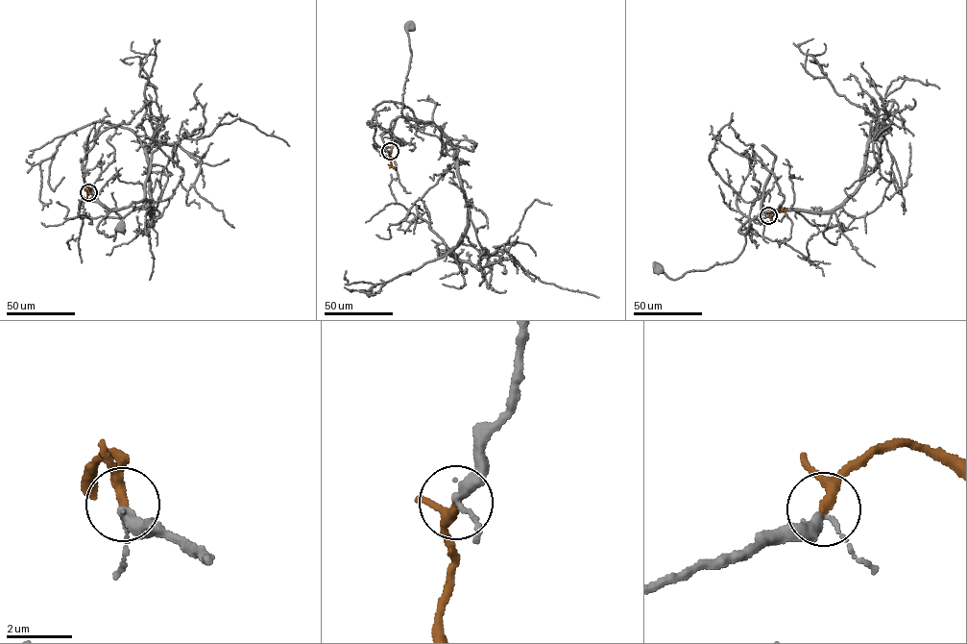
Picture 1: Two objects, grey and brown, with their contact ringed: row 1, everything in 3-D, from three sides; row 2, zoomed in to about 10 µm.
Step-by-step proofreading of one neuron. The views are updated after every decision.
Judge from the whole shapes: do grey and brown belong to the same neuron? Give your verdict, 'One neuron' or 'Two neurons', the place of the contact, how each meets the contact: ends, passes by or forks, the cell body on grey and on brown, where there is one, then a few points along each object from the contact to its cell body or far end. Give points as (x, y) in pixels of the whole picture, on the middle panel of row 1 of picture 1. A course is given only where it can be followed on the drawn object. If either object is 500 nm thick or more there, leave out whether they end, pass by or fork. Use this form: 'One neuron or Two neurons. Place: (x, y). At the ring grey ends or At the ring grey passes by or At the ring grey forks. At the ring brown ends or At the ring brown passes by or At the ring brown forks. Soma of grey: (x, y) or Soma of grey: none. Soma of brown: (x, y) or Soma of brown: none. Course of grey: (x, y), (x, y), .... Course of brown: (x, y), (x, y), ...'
One neuron. Place: (390, 151). At the ring grey passes by. At the ring brown passes by. Soma of grey: (409, 27). Soma of brown: none. Course of grey: (390, 151), (395, 120), (398, 116), (411, 119), (403, 117), (401, 111), (411, 53), (409, 27). Course of brown: (390, 151), (391, 163), (396, 169)

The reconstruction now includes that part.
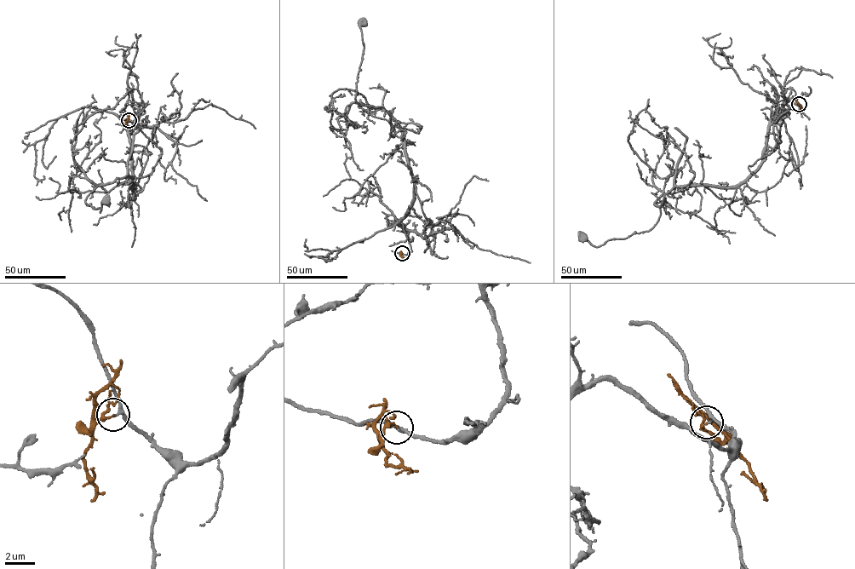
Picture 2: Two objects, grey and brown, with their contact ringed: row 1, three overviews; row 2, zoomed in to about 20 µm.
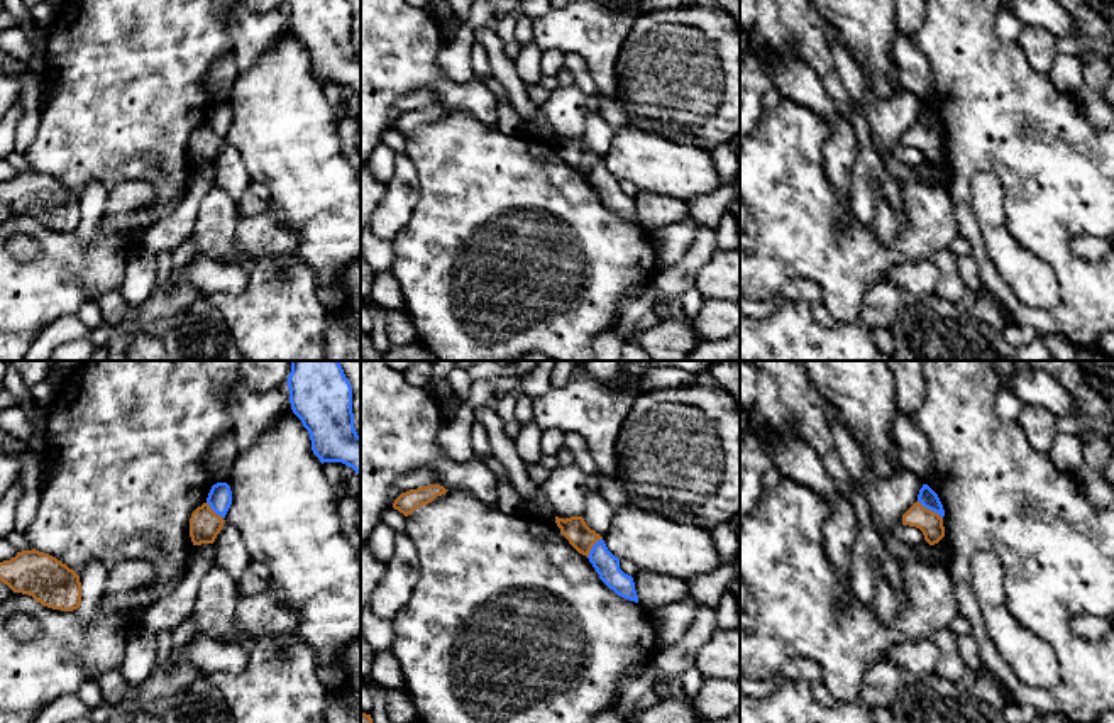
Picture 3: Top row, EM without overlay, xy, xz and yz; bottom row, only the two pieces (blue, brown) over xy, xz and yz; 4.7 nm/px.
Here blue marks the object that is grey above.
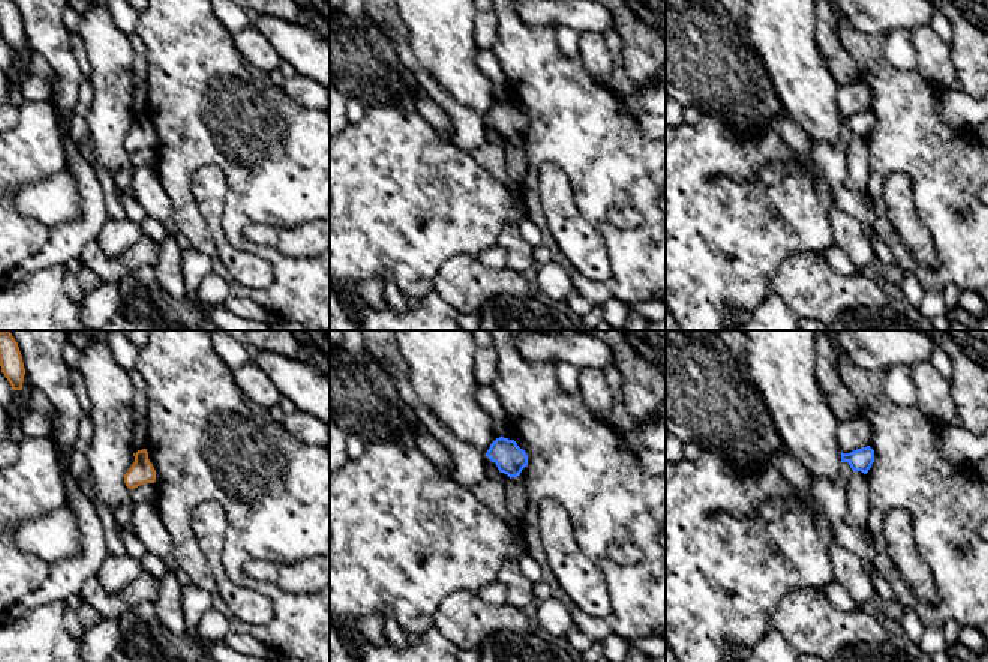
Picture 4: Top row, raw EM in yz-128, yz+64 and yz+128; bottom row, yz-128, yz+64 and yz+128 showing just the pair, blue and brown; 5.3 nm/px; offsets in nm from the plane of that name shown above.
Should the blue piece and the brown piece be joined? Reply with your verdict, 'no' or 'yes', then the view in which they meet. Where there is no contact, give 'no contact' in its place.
no; contact in yz

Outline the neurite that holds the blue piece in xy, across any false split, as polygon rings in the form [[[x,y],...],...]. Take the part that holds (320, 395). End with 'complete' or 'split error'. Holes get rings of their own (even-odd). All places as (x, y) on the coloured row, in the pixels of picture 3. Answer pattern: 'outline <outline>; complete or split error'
outline [[[291,361],[293,413],[310,433],[320,462],[342,462],[361,474],[361,437],[354,428],[352,386],[339,361]]]; complete

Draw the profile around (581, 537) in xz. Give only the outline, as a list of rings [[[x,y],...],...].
[[[582,516],[559,518],[555,523],[560,528],[560,533],[569,540],[569,544],[582,555],[589,555],[593,545],[603,537],[591,530]]]

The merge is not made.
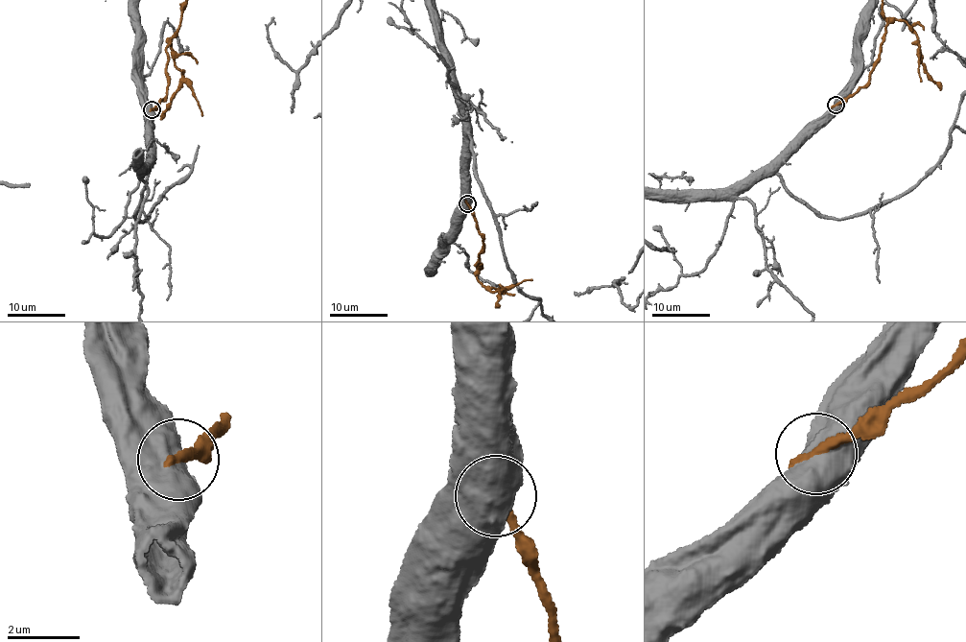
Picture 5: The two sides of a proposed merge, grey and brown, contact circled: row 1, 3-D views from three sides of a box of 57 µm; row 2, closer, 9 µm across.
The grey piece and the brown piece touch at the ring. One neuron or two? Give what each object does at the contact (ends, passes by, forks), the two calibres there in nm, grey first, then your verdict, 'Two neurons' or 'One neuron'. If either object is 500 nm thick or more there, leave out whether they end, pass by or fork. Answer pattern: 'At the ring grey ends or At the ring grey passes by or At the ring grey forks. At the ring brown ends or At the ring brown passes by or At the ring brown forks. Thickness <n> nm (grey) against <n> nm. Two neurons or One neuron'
Thickness 750 nm (grey) against 280 nm. Two neurons

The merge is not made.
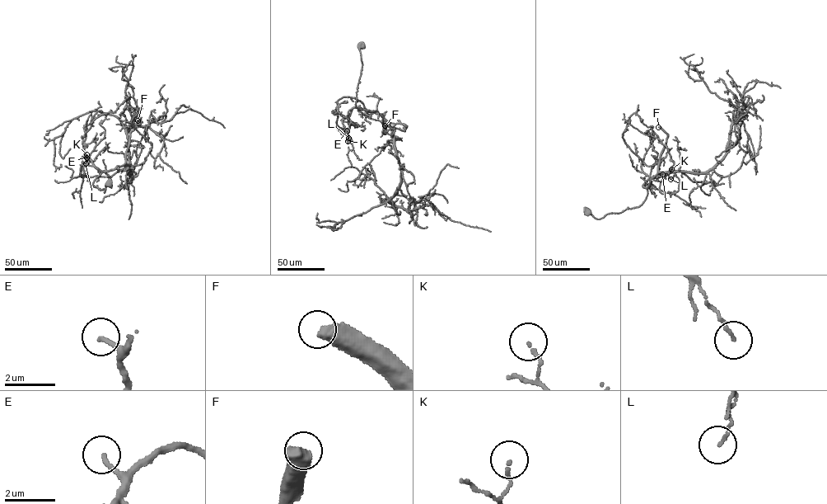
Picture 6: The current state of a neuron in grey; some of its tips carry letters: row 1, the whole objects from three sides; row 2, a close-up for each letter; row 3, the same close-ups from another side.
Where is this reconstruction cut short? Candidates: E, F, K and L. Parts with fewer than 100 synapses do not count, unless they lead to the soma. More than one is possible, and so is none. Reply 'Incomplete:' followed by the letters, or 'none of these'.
Incomplete: F

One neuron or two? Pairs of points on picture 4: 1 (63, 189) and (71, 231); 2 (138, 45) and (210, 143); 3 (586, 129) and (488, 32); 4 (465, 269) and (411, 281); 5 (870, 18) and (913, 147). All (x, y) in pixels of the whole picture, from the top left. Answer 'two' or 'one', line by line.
1: two
2: two
3: two
4: two
5: two

